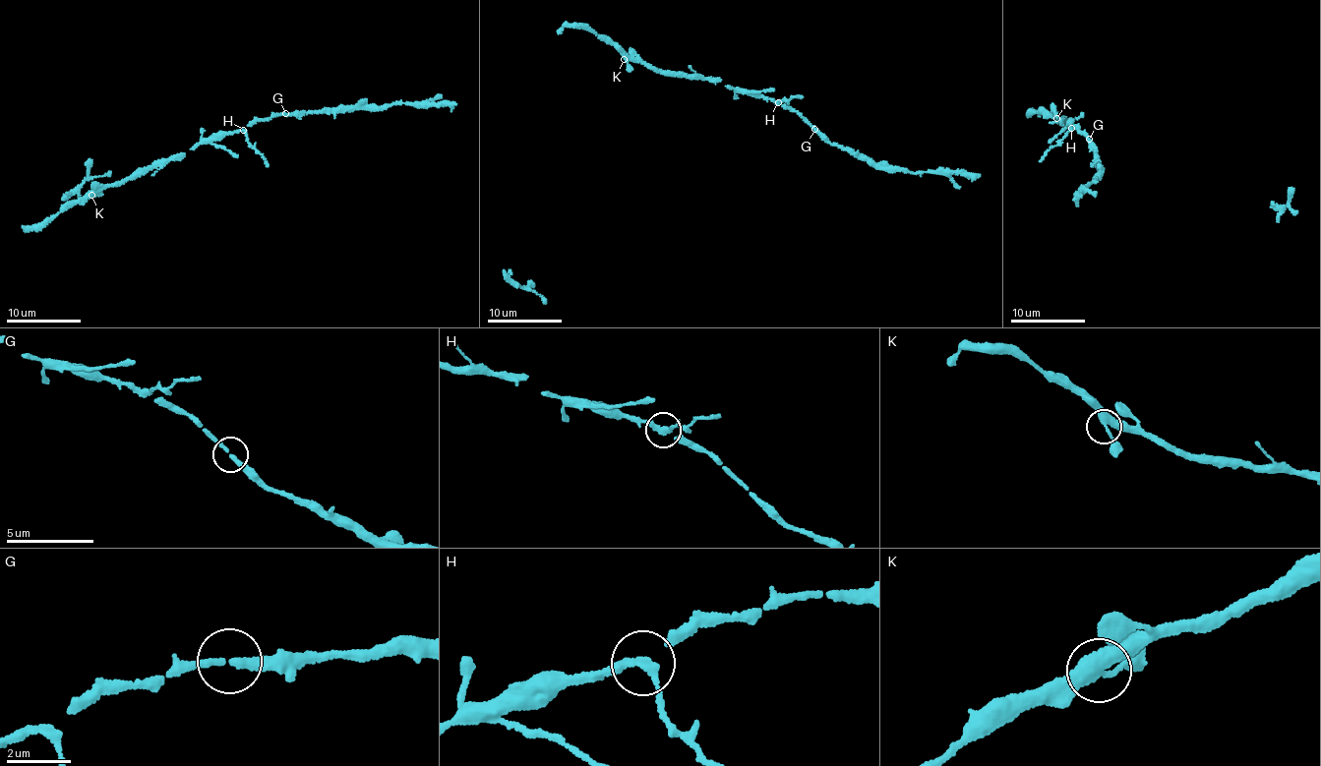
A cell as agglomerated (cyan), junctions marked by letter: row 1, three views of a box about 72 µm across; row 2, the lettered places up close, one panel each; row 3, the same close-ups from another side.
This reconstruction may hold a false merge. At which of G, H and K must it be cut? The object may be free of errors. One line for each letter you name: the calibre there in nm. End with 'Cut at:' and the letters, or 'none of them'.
H: 220 nm
Cut at: H

